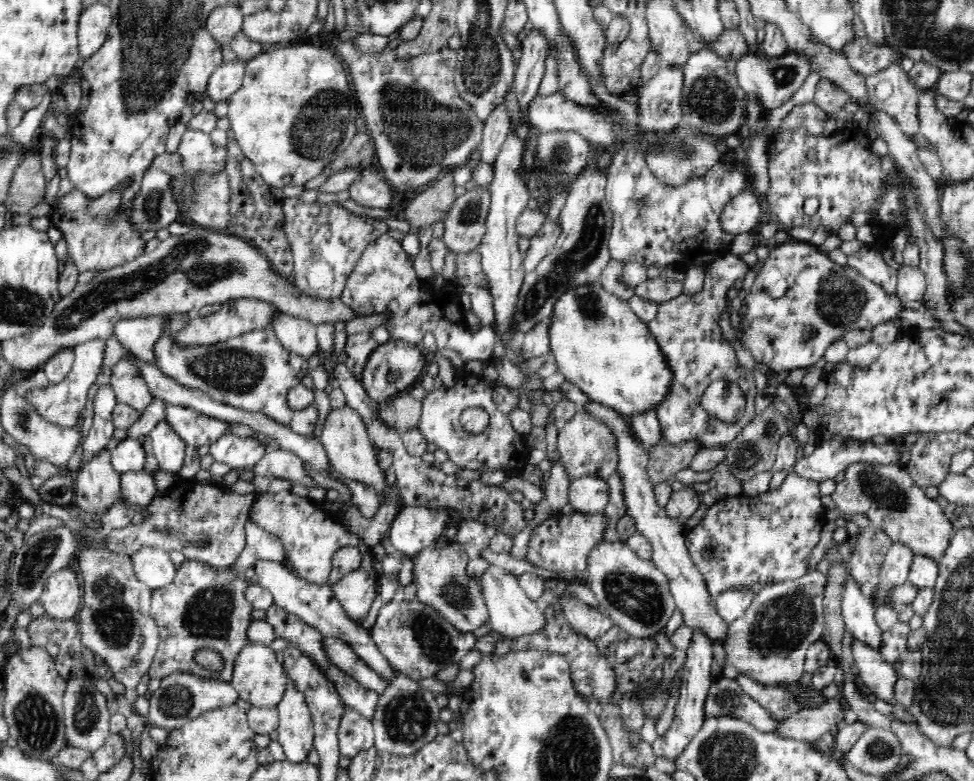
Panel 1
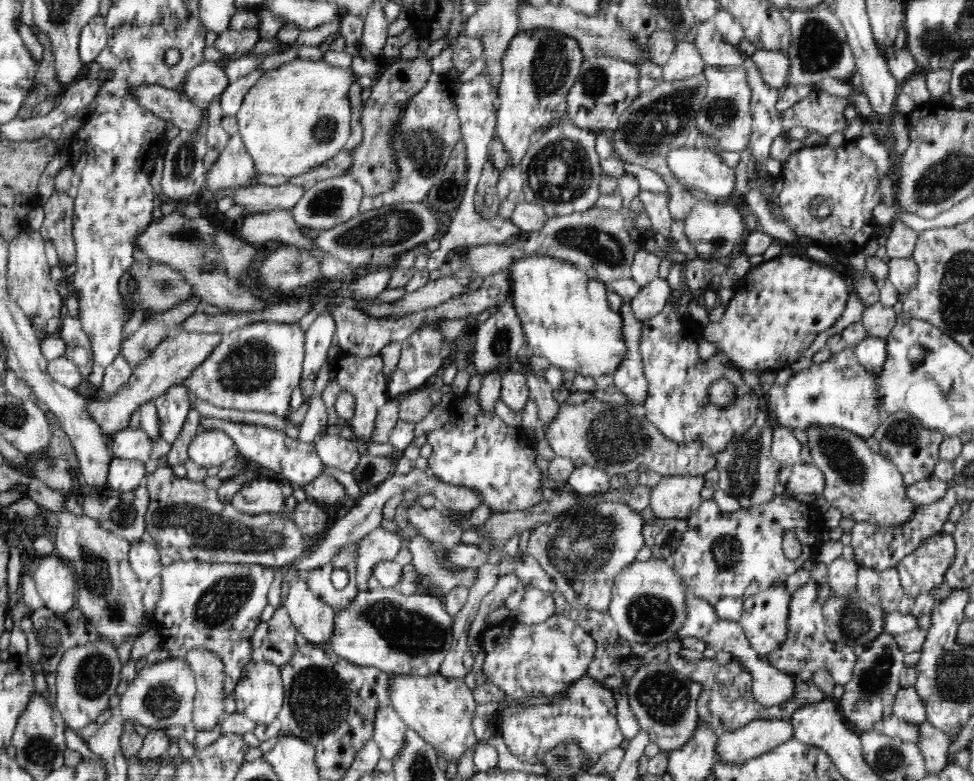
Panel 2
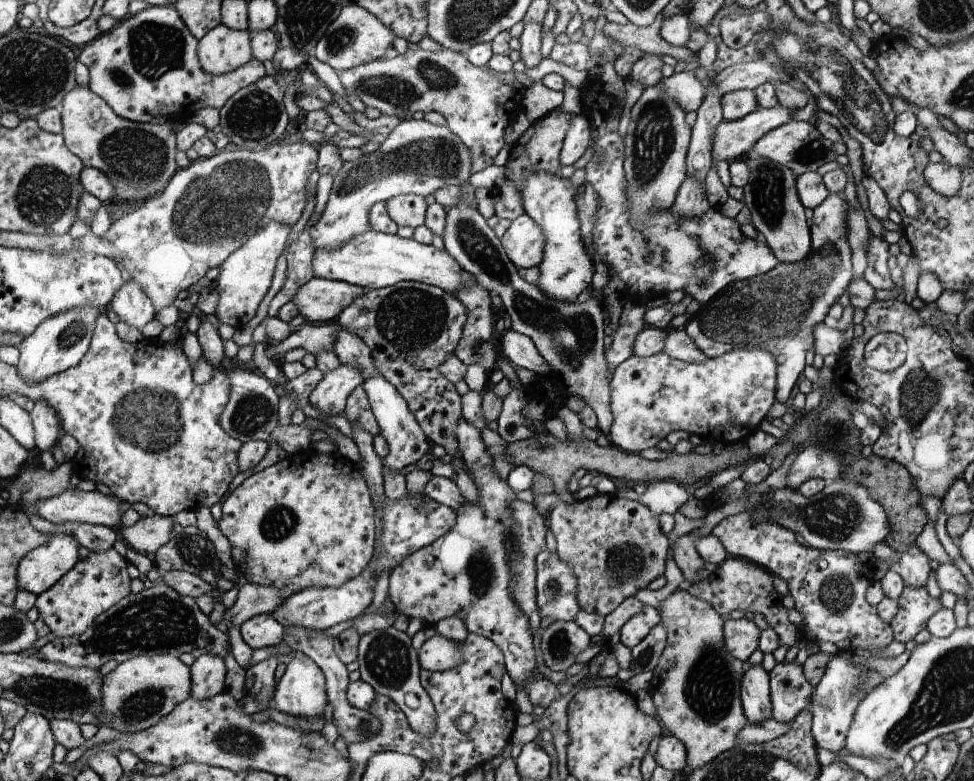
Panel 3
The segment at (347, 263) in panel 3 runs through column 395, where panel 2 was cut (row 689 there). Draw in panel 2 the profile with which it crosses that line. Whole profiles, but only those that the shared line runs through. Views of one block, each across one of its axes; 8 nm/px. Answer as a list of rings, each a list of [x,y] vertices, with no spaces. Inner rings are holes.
[[[250,661],[243,669],[242,677],[235,687],[237,712],[246,715],[256,724],[270,724],[283,708],[284,692],[281,667],[270,661]]]

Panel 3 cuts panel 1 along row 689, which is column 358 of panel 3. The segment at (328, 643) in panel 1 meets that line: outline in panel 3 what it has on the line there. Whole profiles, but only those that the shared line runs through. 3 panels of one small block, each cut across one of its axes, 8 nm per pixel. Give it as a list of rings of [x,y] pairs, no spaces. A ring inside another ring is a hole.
[[[354,365],[338,366],[324,373],[321,382],[314,388],[308,401],[323,414],[339,415],[345,410],[351,393],[364,382],[360,369]]]

